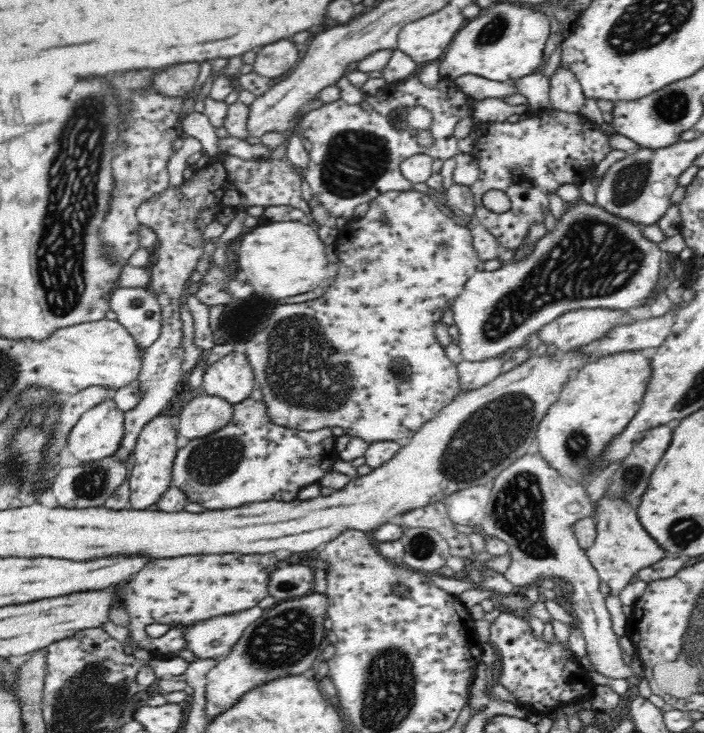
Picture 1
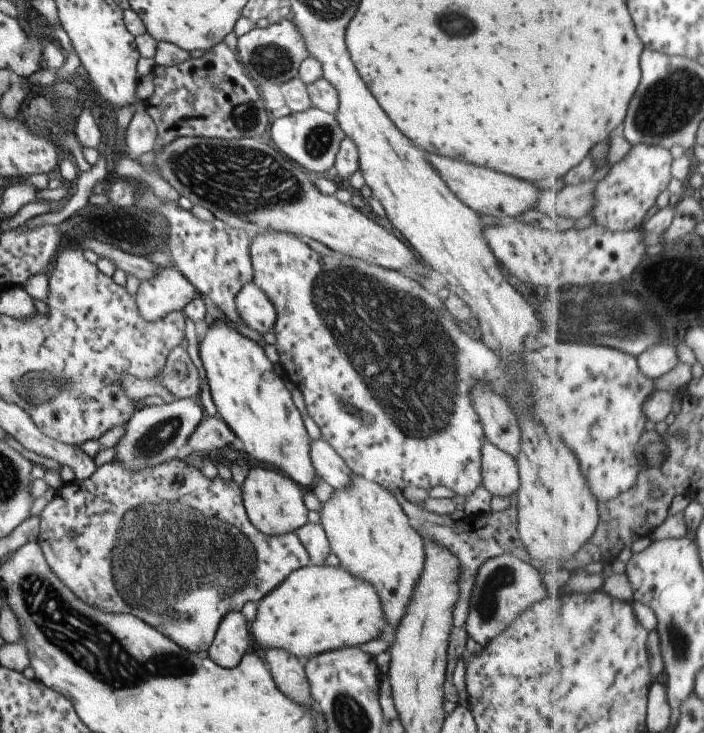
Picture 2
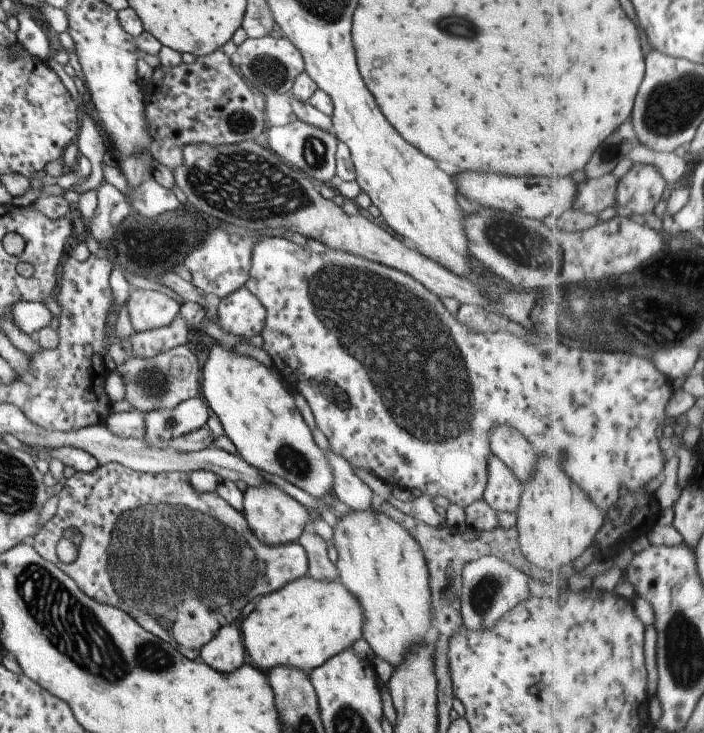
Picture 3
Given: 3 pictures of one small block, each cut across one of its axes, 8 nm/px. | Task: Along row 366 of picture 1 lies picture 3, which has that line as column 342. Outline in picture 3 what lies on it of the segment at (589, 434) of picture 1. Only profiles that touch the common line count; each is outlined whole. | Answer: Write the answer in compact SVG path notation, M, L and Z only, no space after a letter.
M305 574L290 580L279 590L260 596L247 617L238 621L242 636L241 644L251 658L251 665L263 672L277 665L285 665L306 673L324 663L329 657L348 649L361 638L364 614L354 594L350 594L337 578L332 581L320 581Z

